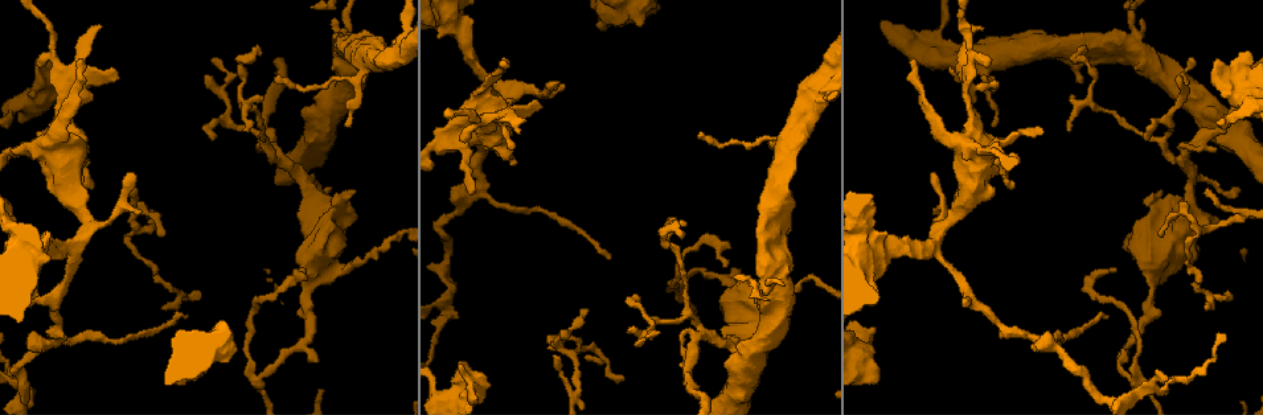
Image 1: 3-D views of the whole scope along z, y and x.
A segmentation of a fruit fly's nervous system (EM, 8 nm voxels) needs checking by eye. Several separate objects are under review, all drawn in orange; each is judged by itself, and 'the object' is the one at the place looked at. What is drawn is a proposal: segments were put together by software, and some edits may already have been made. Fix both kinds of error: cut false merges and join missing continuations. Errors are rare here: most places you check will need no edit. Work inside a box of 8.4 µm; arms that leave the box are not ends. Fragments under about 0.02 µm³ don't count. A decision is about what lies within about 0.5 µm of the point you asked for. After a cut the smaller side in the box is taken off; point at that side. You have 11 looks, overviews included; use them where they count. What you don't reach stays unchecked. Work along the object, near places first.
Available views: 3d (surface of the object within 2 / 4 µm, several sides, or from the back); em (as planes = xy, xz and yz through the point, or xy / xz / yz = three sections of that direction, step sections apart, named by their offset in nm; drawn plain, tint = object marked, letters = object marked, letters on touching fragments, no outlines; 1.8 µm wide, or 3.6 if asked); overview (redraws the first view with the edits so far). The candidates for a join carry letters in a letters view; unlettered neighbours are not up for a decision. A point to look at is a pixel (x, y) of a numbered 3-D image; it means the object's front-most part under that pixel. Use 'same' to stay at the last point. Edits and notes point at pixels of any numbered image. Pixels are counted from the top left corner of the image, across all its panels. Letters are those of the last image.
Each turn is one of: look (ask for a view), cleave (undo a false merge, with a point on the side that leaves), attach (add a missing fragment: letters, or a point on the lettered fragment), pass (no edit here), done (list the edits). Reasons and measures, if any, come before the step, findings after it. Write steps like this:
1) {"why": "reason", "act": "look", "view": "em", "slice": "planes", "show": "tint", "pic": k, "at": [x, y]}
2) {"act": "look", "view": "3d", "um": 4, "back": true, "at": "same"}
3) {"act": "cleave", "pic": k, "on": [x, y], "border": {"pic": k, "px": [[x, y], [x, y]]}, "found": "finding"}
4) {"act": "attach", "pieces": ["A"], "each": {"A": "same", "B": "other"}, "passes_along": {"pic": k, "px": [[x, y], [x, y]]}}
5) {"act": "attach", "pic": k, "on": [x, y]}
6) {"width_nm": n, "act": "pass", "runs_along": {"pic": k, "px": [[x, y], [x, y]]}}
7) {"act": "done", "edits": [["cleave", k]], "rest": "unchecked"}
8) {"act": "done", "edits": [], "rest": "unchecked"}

{"why": "sudden change in width", "act": "look", "view": "3d", "um": 4, "pic": 1, "at": [47, 76]}

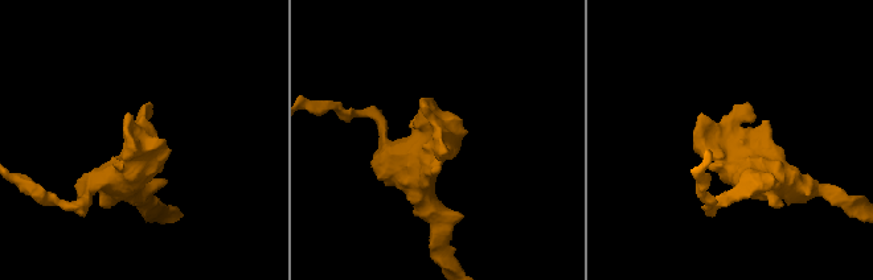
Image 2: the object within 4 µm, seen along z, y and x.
{"why": "shape alone is not enough", "act": "look", "view": "em", "slice": "xy", "step": 16, "show": "tint", "pic": 2, "at": [728, 141]}

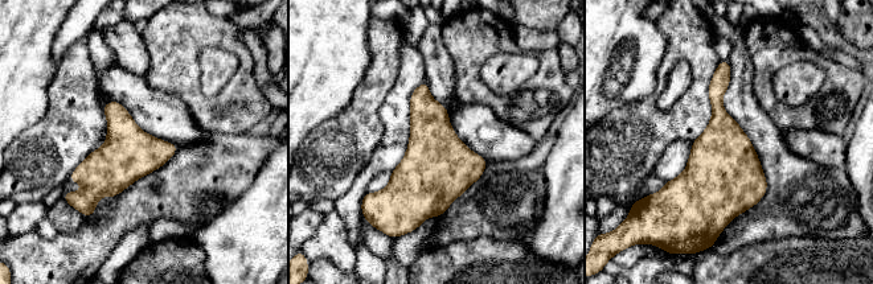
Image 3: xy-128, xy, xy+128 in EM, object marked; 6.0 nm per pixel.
{"why": "what lies round it", "act": "look", "view": "em", "slice": "xy", "step": 16, "show": "letters", "at": "same"}

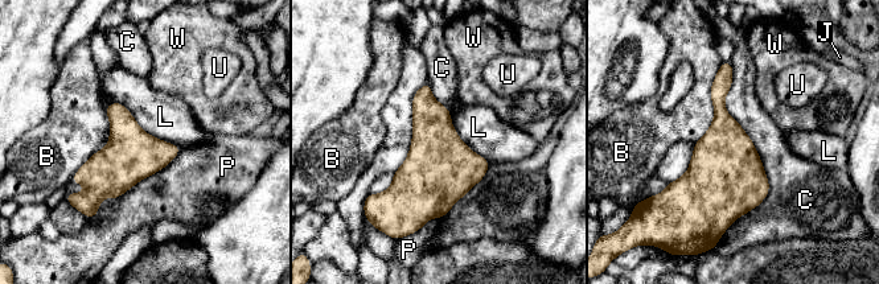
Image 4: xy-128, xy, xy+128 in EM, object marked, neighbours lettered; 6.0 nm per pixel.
{"act": "pass", "each": {"B": "other", "C": "other", "J": "other", "L": "other", "P": "other", "U": "other", "W": "other"}, "border": {"pic": 4, "px": [[113, 101], [148, 134], [180, 148]]}, "found": "all the same neuron"}

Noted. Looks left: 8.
{"why": "thick turns thin", "act": "look", "view": "em", "slice": "planes", "show": "letters", "pic": 1, "at": [966, 198]}

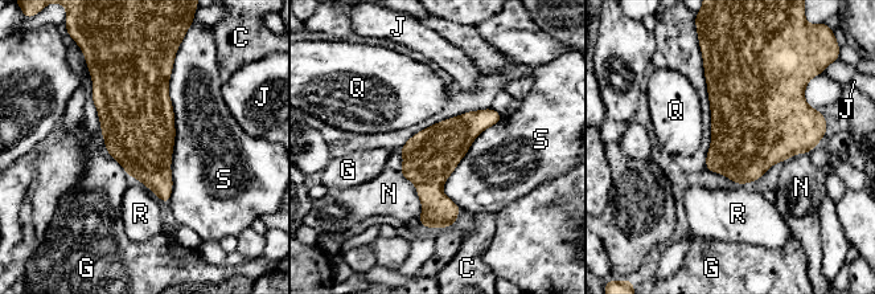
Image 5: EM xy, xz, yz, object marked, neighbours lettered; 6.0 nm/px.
{"width_nm": 340, "act": "pass", "each": {"C": "other", "G": "other", "J": "other", "N": "other", "Q": "other", "R": "other", "S": "other"}, "border": {"pic": 5, "px": [[175, 61], [167, 204]]}, "found": "one neuron here"}

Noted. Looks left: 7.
{"why": "two arms in line, one across", "act": "look", "view": "em", "slice": "planes", "show": "tint", "pic": 1, "at": [969, 97]}

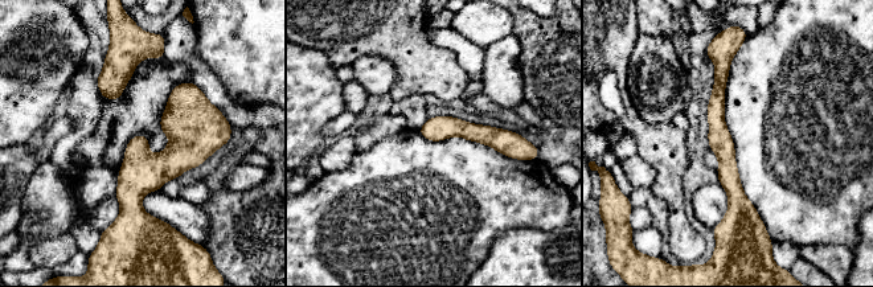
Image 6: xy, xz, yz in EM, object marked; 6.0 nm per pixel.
{"why": "what lies round it", "act": "look", "view": "em", "slice": "planes", "show": "letters", "at": "same"}

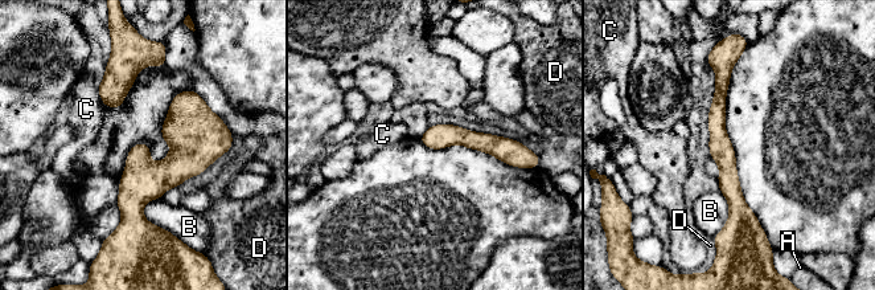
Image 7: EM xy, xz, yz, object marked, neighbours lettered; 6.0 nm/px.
{"longest_contact_nm": ["B", 260], "act": "pass", "each": {"A": "other", "B": "other", "C": "other", "D": "other"}, "runs_along": {"pic": 7, "px": [[724, 68], [718, 139], [738, 227]]}, "found": "continuous, no second neuron"}

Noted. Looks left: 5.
{"act": "look", "view": "em", "slice": "yz", "step": 16, "show": "tint", "pic": 1, "at": [704, 334]}

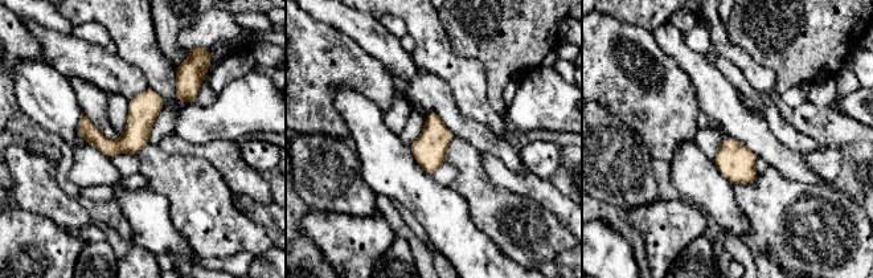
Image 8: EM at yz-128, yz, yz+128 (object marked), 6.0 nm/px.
{"act": "look", "view": "em", "slice": "yz", "step": 16, "show": "letters", "at": "same"}

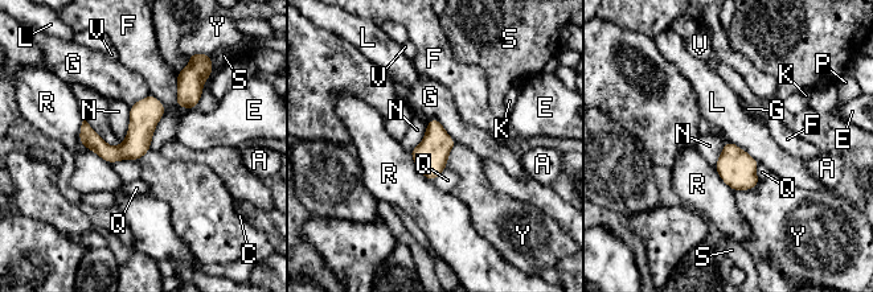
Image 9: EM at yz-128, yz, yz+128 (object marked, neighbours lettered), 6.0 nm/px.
{"width_nm": 160, "act": "pass", "each": {"A": "other", "C": "other", "E": "other", "F": "other", "G": "other", "K": "other", "L": "other", "N": "other", "P": "other", "Q": "other", "R": "other", "S": "other", "V": "other", "Y": "other"}, "border": {"pic": 9, "px": [[130, 107], [127, 136], [121, 143]]}, "found": "all the same neuron"}

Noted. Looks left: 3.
{"act": "done", "edits": [], "rest": "unchecked"}

